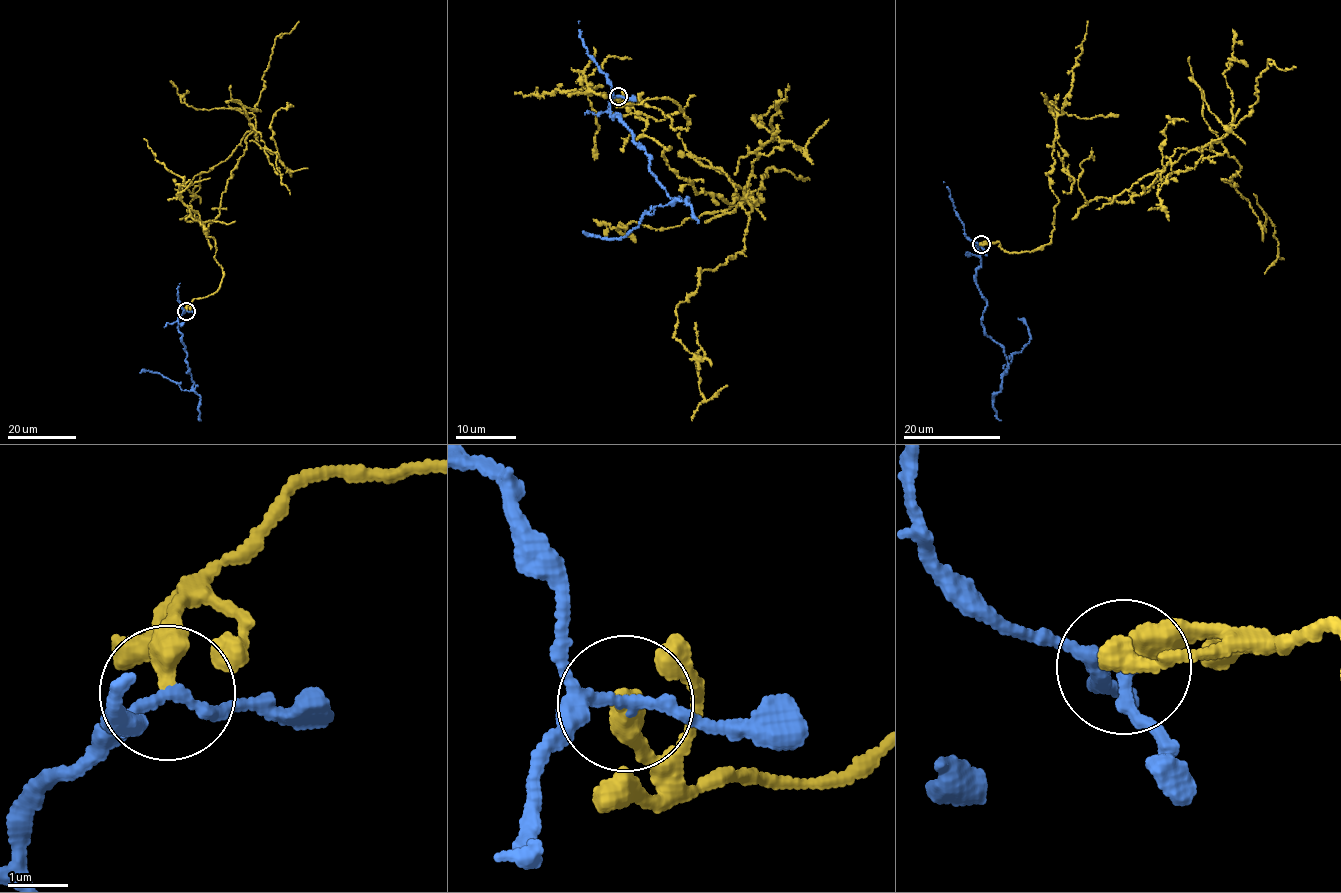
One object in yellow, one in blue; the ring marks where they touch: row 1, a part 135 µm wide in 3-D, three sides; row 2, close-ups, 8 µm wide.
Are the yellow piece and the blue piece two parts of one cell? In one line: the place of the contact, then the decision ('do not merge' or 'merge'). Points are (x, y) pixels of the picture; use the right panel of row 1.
place (981, 244); do not merge

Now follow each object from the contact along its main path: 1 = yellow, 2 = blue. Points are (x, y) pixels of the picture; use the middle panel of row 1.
1: (618, 96), (679, 106), (610, 95), (751, 207), (676, 307), (701, 393), (727, 386)
2: (618, 96), (608, 109), (612, 118), (619, 115), (644, 149), (673, 203), (657, 206), (618, 238), (582, 231)

